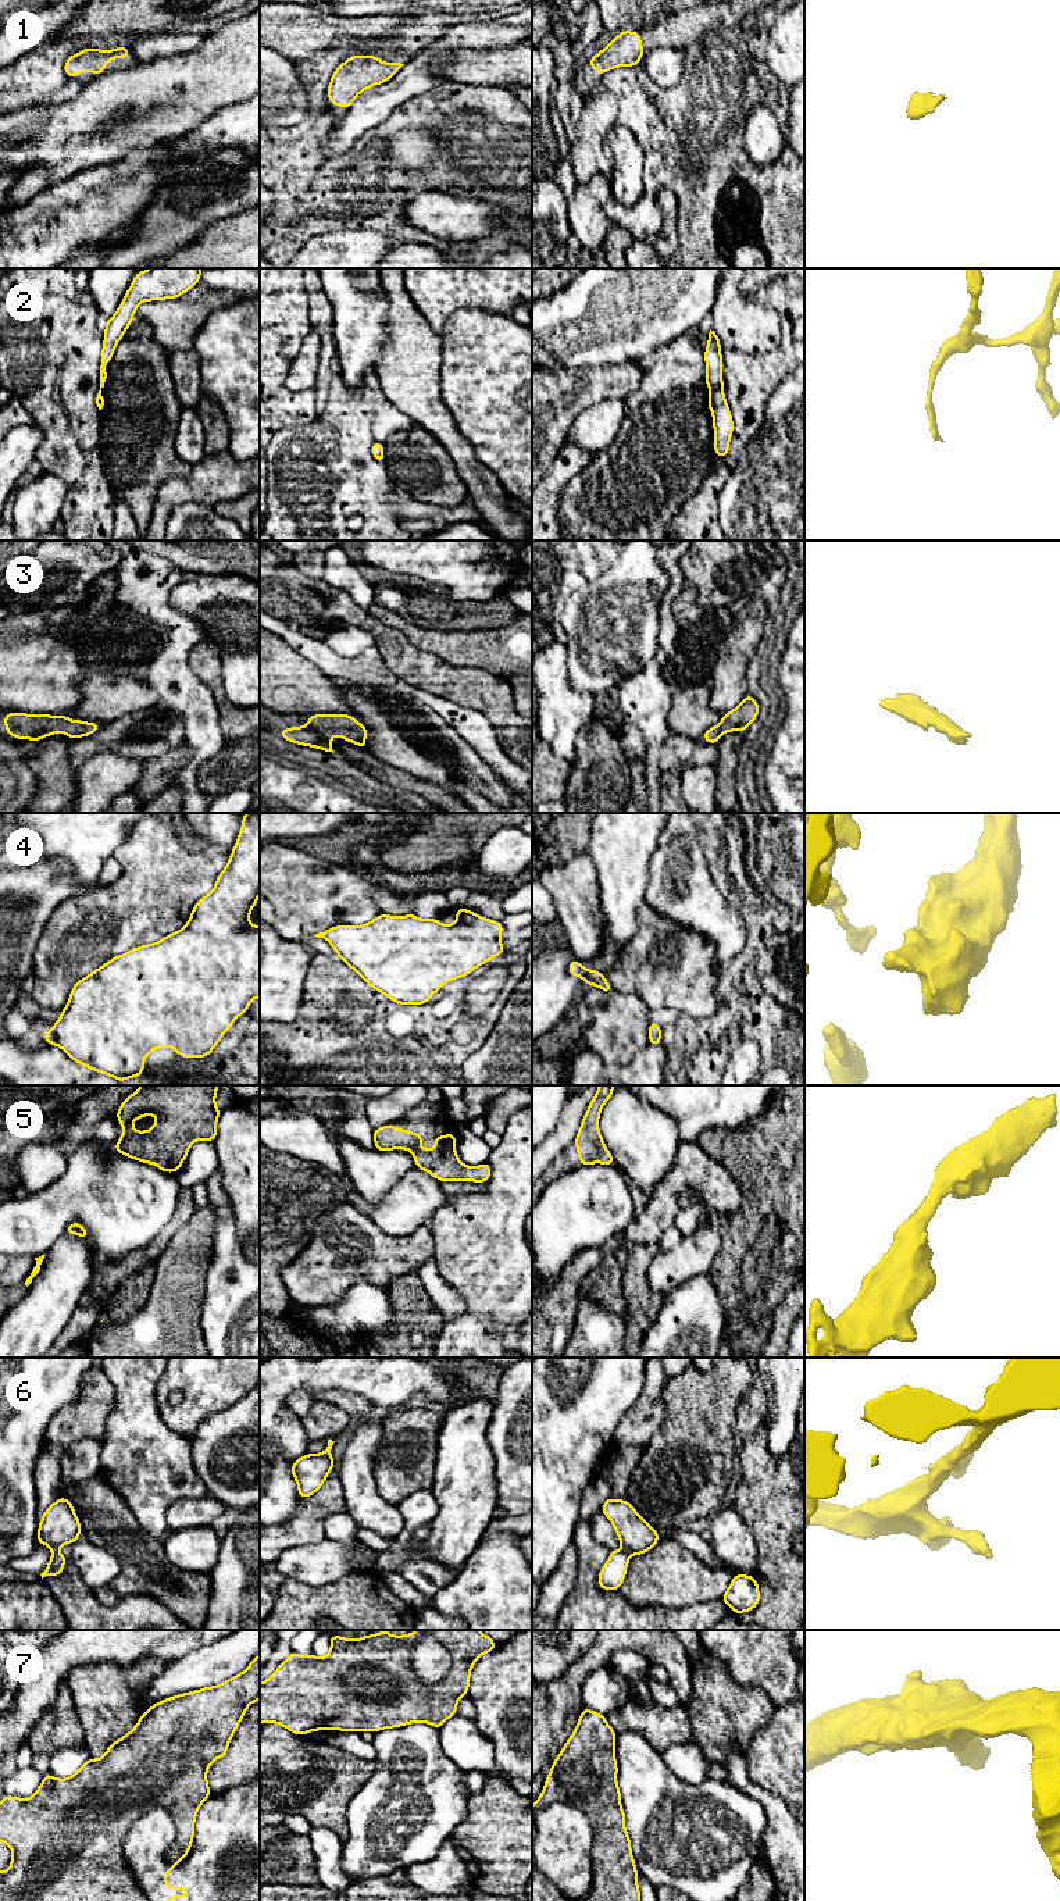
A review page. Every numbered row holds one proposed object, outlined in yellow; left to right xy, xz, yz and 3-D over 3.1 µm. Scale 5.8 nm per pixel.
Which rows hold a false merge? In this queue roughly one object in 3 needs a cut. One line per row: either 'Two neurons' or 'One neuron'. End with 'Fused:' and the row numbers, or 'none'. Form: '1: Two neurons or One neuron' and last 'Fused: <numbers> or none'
1: One neuron
2: One neuron
3: One neuron
4: One neuron
5: One neuron
6: Two neurons
7: Two neurons
Fused: 6, 7

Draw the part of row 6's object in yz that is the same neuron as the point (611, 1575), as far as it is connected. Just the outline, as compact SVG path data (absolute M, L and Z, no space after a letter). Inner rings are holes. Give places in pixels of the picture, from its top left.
M625 1549L611 1551L607 1562L599 1572L599 1587L603 1590L620 1590L629 1562L629 1554Z

